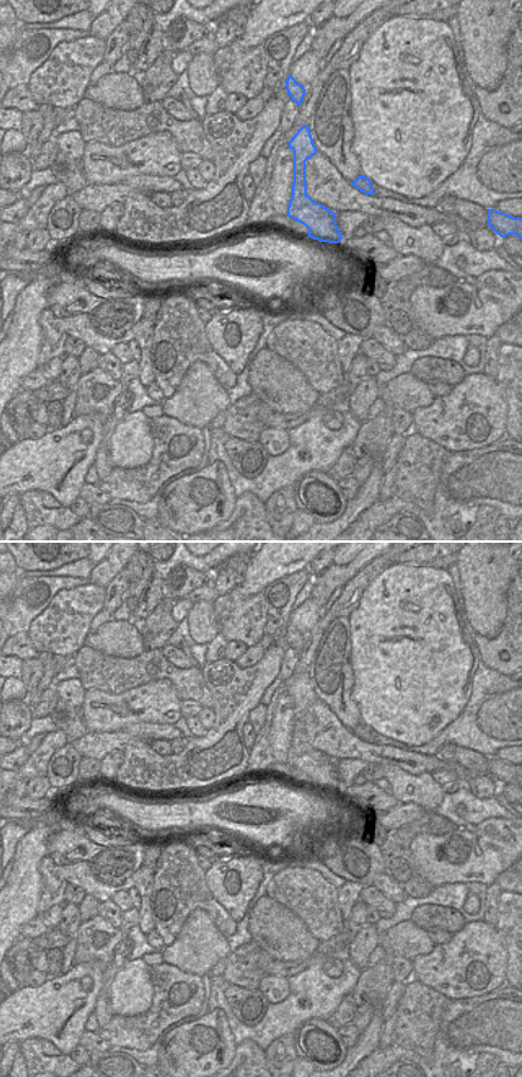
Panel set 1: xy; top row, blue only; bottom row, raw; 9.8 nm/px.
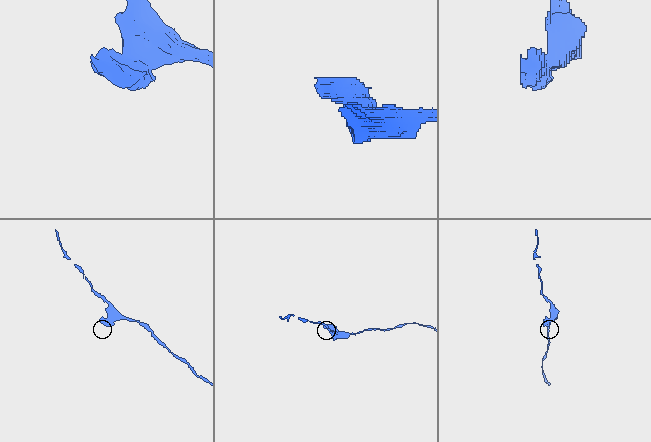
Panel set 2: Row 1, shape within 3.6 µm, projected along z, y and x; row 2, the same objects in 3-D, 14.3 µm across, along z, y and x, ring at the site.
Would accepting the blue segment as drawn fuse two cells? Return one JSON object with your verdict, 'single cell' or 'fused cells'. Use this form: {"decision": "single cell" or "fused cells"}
{"decision": "fused cells"}

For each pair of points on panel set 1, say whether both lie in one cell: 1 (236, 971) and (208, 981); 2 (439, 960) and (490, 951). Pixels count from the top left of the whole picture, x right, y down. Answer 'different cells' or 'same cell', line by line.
1: different cells
2: same cell

